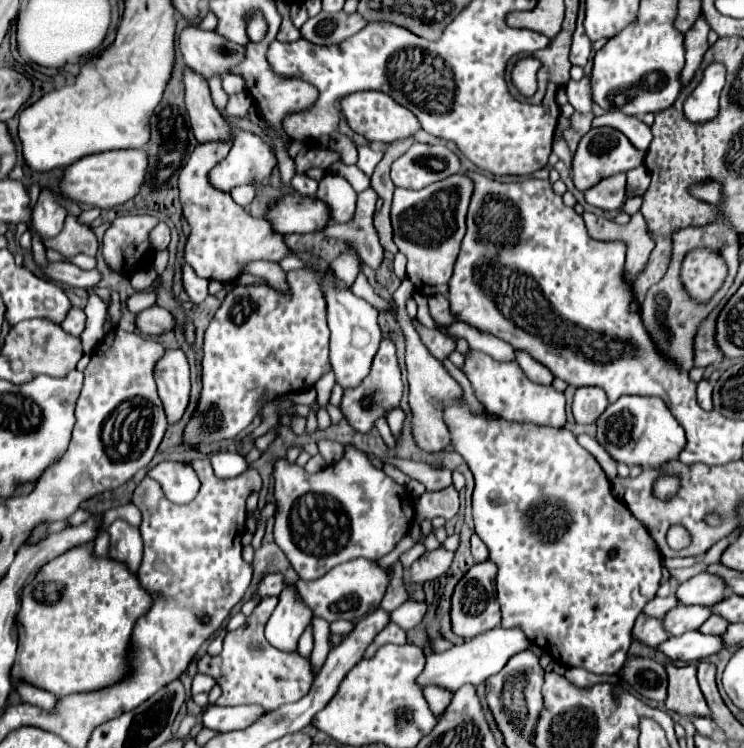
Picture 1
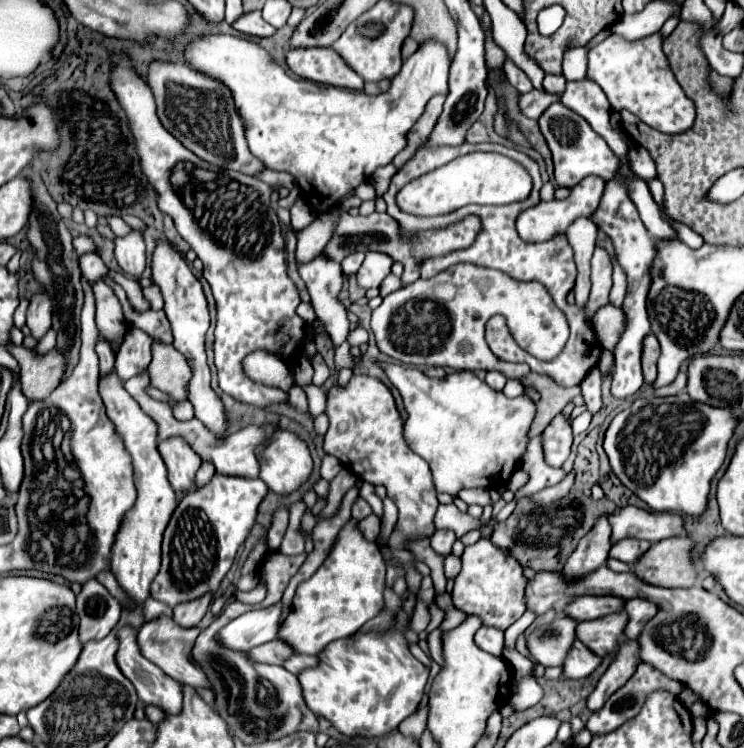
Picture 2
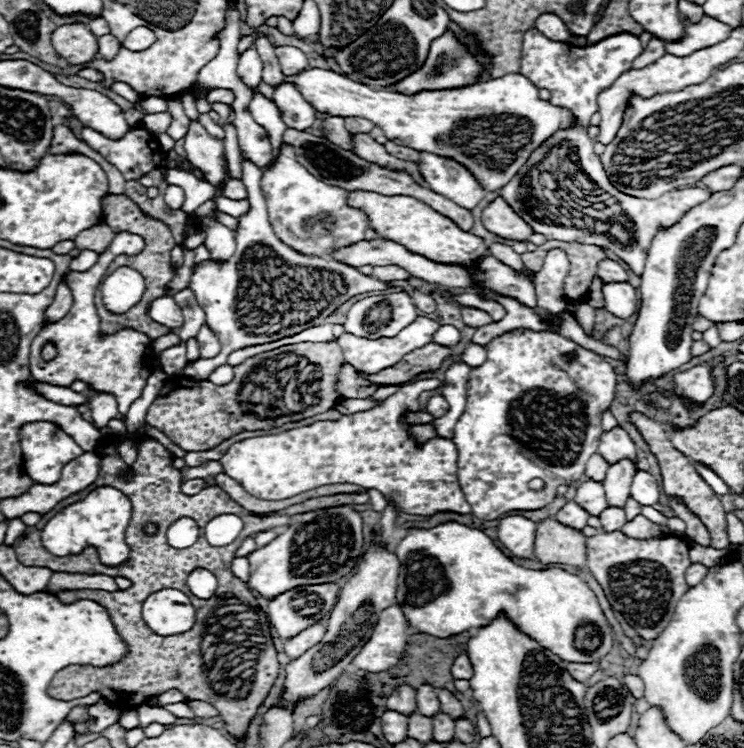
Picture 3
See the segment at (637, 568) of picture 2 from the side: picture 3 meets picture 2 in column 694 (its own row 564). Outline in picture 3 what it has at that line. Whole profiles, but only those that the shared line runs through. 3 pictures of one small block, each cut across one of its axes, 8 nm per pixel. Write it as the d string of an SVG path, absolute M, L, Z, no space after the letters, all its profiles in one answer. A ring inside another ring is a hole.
M546 518L536 524L534 554L542 564L570 564L584 566L586 536L556 518Z

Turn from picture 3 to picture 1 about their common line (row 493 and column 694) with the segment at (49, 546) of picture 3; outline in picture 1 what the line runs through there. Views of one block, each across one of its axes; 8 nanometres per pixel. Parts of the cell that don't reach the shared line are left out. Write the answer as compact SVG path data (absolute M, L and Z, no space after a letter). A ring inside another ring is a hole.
M710 64L704 72L702 82L696 86L696 90L688 96L684 110L688 120L692 122L704 122L718 114L718 98L724 88L724 66L722 64Z

